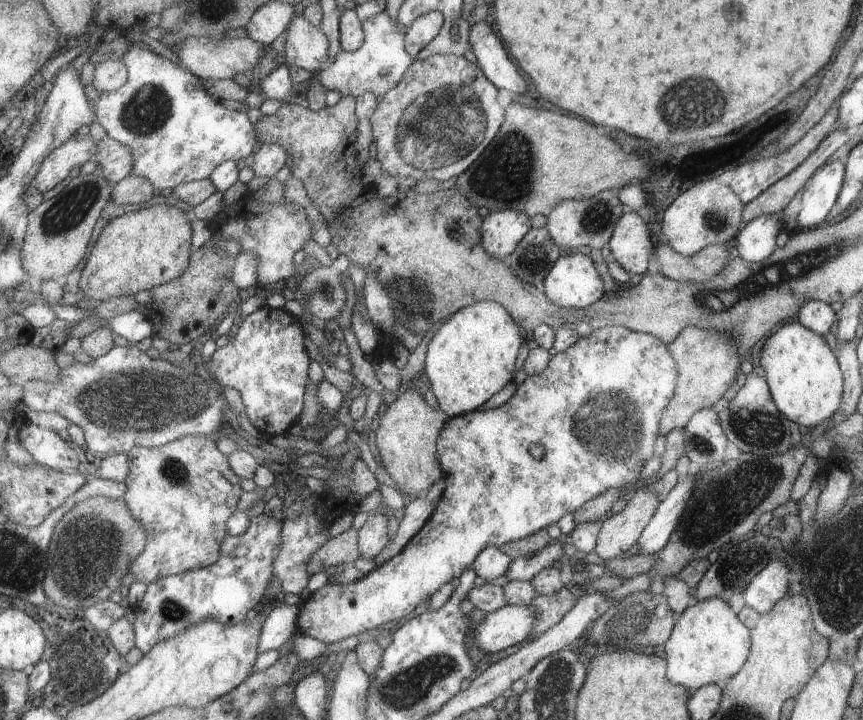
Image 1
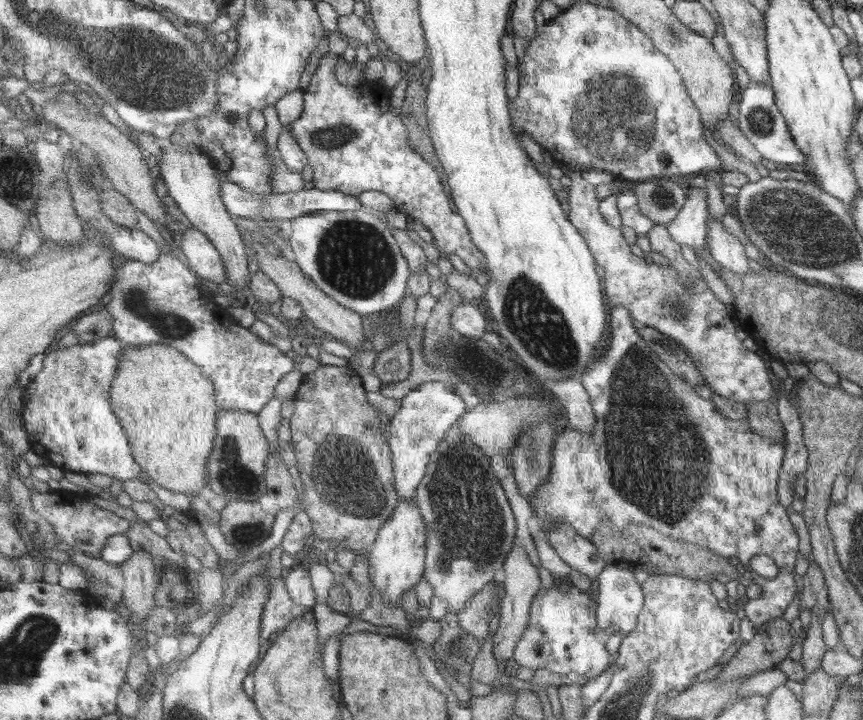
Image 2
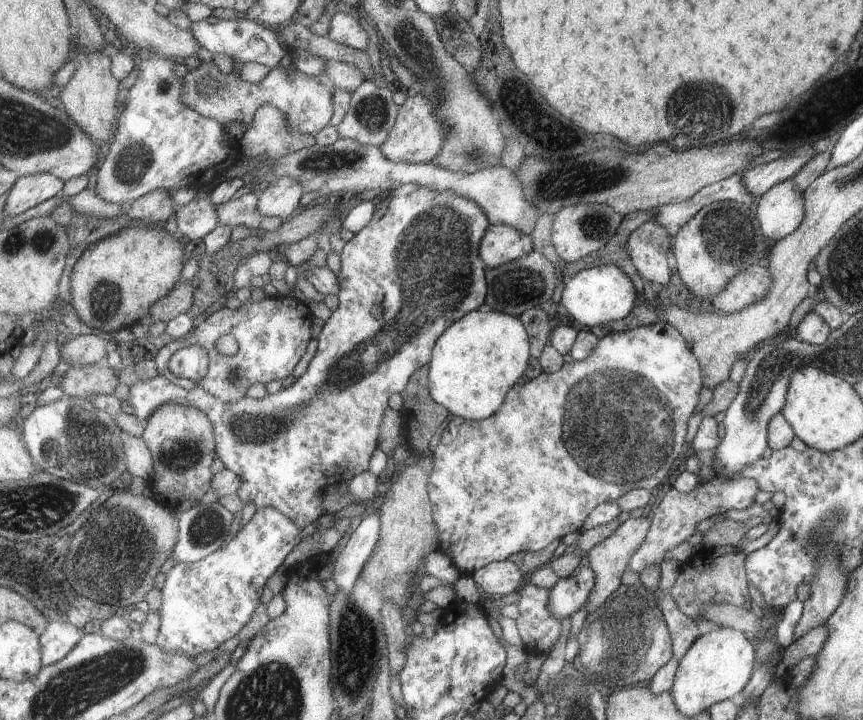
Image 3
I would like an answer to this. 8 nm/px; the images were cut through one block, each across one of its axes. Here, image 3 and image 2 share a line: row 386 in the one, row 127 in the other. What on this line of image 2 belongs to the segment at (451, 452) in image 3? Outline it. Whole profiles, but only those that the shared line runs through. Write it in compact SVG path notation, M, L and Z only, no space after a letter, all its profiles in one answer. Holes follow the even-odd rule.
M575 4L571 10L561 12L559 18L539 26L539 34L531 42L531 48L519 66L519 74L521 74L521 90L519 90L519 96L511 102L511 110L509 110L511 118L513 118L515 134L517 134L517 138L521 138L521 134L527 132L529 138L537 146L541 146L545 152L551 154L551 158L557 162L559 168L571 166L571 168L581 170L583 174L587 170L593 170L593 168L607 170L607 172L613 172L621 180L631 180L633 184L649 182L653 178L673 178L673 176L683 176L683 174L699 174L701 170L723 172L723 166L721 166L719 158L715 156L715 150L709 146L709 142L703 136L705 120L701 120L701 110L697 110L699 106L691 98L691 92L687 90L687 82L683 80L683 74L679 74L679 70L675 68L675 62L669 60L669 56L665 56L663 52L659 52L655 48L655 42L641 28L631 24L627 18L617 14L613 8L599 8L595 4ZM661 156L667 156L669 162L663 164Z

